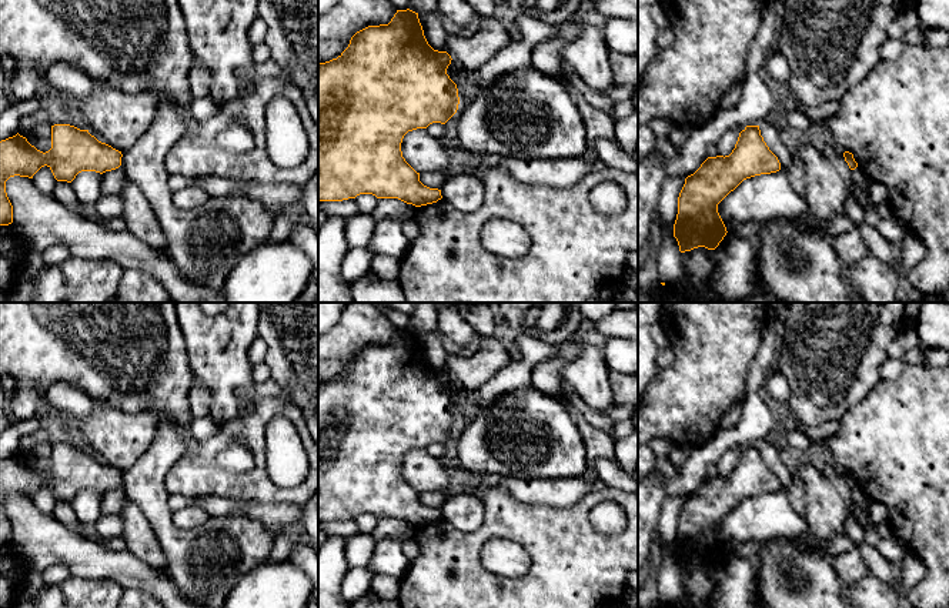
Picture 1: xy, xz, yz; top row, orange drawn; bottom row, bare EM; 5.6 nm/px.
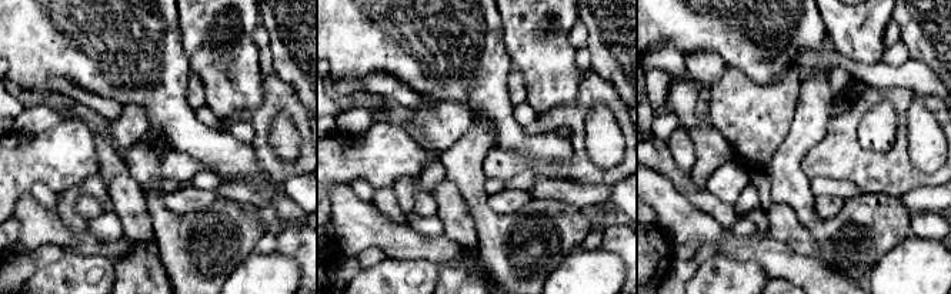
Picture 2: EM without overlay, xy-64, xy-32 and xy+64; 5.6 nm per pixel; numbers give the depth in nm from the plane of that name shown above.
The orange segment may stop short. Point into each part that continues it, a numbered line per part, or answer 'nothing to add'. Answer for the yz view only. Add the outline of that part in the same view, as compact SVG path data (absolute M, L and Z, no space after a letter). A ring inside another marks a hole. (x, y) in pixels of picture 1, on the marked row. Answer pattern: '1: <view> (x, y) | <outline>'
nothing to add

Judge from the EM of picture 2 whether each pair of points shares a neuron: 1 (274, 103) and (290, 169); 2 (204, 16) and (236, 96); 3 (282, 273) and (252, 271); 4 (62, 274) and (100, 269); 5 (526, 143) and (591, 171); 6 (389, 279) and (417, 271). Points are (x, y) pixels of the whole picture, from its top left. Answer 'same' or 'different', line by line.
1: same
2: same
3: same
4: same
5: different
6: same

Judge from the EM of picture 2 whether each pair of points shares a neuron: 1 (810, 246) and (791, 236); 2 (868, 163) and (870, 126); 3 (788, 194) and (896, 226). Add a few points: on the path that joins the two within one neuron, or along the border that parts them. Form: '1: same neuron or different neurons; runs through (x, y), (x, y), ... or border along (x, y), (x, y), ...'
1: same neuron; runs through (806, 244), (796, 237)
2: different neurons; border along (863, 116), (857, 140), (887, 153)
3: same neuron; runs through (816, 221), (838, 224), (850, 216), (868, 224)

